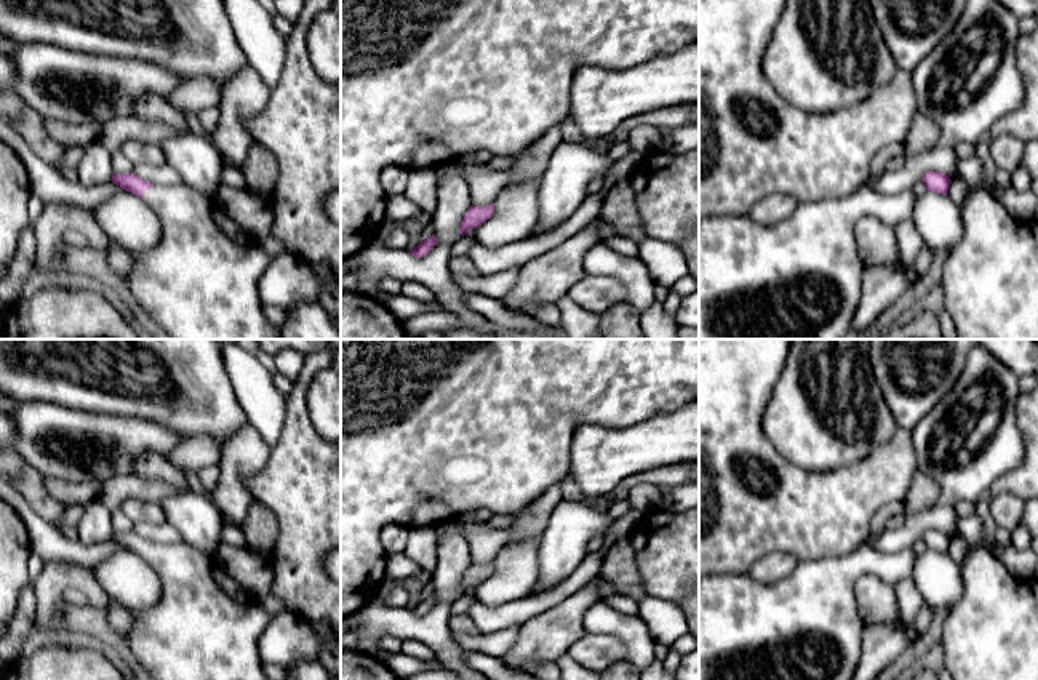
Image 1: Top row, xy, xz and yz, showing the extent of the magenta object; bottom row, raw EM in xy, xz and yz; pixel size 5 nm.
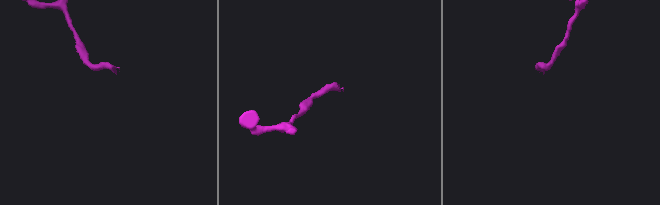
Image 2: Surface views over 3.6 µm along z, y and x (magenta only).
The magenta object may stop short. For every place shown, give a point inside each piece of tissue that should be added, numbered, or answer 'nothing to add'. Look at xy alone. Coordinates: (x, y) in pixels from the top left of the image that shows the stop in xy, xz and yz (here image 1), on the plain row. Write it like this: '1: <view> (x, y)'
1: xy (205, 626)

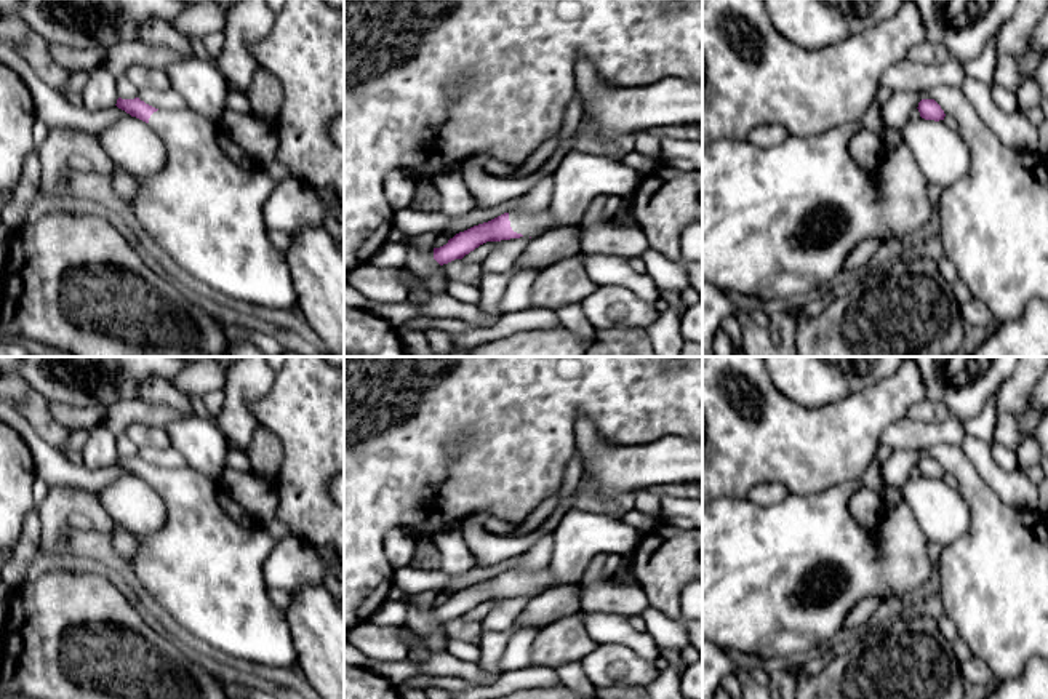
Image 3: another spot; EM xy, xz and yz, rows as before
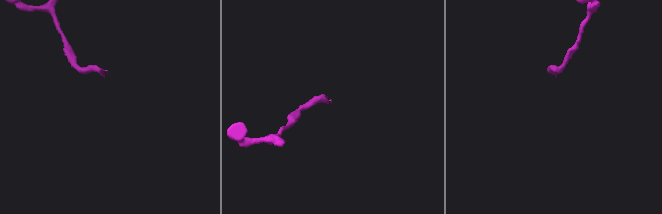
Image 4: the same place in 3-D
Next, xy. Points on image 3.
1: xy (204, 567)

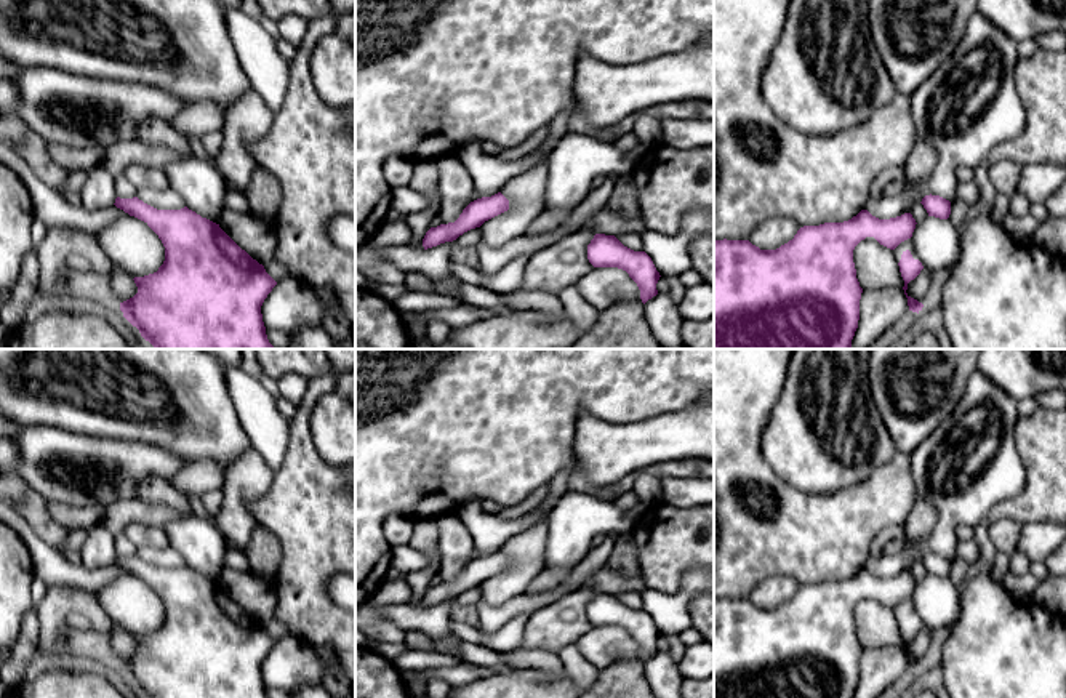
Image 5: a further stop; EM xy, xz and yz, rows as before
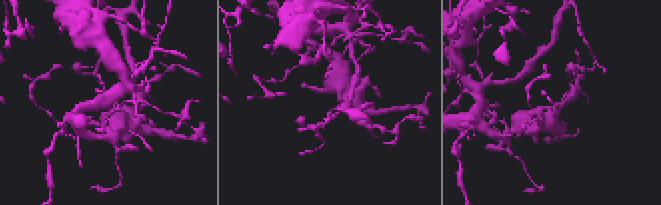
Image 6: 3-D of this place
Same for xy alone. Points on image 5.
nothing to add

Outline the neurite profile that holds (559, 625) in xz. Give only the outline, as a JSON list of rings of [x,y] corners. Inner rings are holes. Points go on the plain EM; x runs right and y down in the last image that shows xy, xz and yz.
[[[579,586],[551,605],[531,613],[519,648],[559,653],[575,644],[594,628],[587,618],[587,604],[594,594],[594,589]]]

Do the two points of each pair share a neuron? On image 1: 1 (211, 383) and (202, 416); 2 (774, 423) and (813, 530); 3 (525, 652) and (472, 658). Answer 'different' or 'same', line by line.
1: same
2: different
3: different

